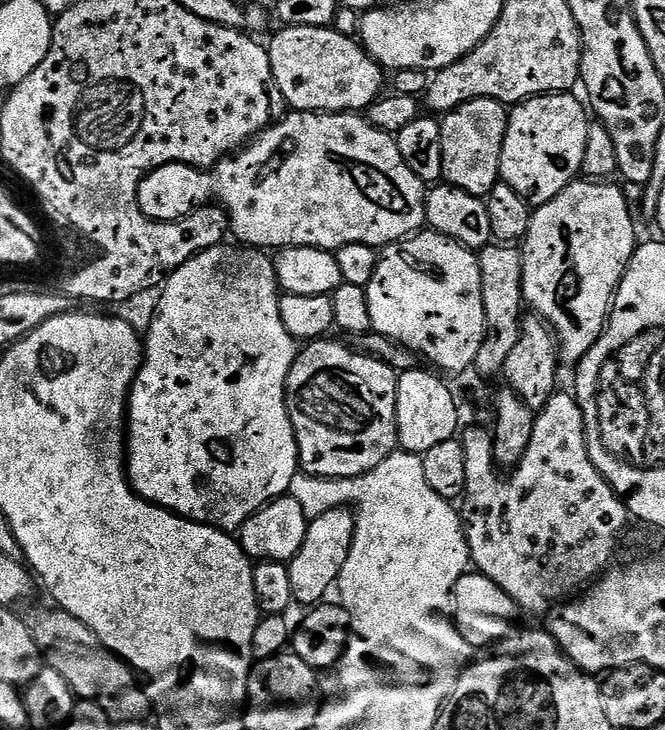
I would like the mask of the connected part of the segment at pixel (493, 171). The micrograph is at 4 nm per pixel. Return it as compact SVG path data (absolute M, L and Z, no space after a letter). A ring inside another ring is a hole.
M478 98L477 100L466 102L462 106L458 106L453 112L447 113L440 120L440 129L442 130L443 179L451 187L460 188L471 196L487 197L488 191L500 180L502 146L506 138L509 115L509 109L505 105L499 104L497 100Z

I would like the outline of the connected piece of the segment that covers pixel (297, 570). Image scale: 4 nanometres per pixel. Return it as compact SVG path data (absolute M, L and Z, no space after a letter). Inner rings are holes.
M351 507L331 508L326 514L318 514L311 517L306 530L306 538L294 554L294 558L287 561L290 570L290 586L292 598L297 605L315 606L325 599L328 591L337 587L342 566L346 566L346 558L352 549L354 542L354 530L356 529L356 514Z

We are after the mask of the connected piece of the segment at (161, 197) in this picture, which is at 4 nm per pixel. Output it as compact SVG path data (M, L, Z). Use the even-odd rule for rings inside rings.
M292 110L287 114L289 116L285 120L277 119L269 124L247 146L239 149L231 156L225 156L223 160L213 164L207 170L196 168L192 164L167 164L149 172L147 176L140 179L140 185L136 191L136 201L140 207L141 216L165 222L183 220L191 212L196 211L198 206L208 206L215 202L227 212L231 235L233 237L236 235L237 238L235 237L235 239L241 245L261 250L322 248L331 253L335 253L336 249L342 246L350 246L351 244L368 244L370 247L380 250L421 231L425 227L426 185L414 174L414 170L410 170L410 166L406 166L406 161L402 159L402 153L398 150L393 133L376 128L363 115L354 112L298 112Z

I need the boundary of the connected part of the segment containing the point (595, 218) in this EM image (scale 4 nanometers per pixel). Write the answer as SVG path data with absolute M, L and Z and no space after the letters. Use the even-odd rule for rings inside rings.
M577 178L567 184L550 202L533 211L528 235L522 241L524 258L524 303L552 329L558 345L558 356L565 365L575 366L604 332L612 298L638 247L633 209L616 182L597 182Z

